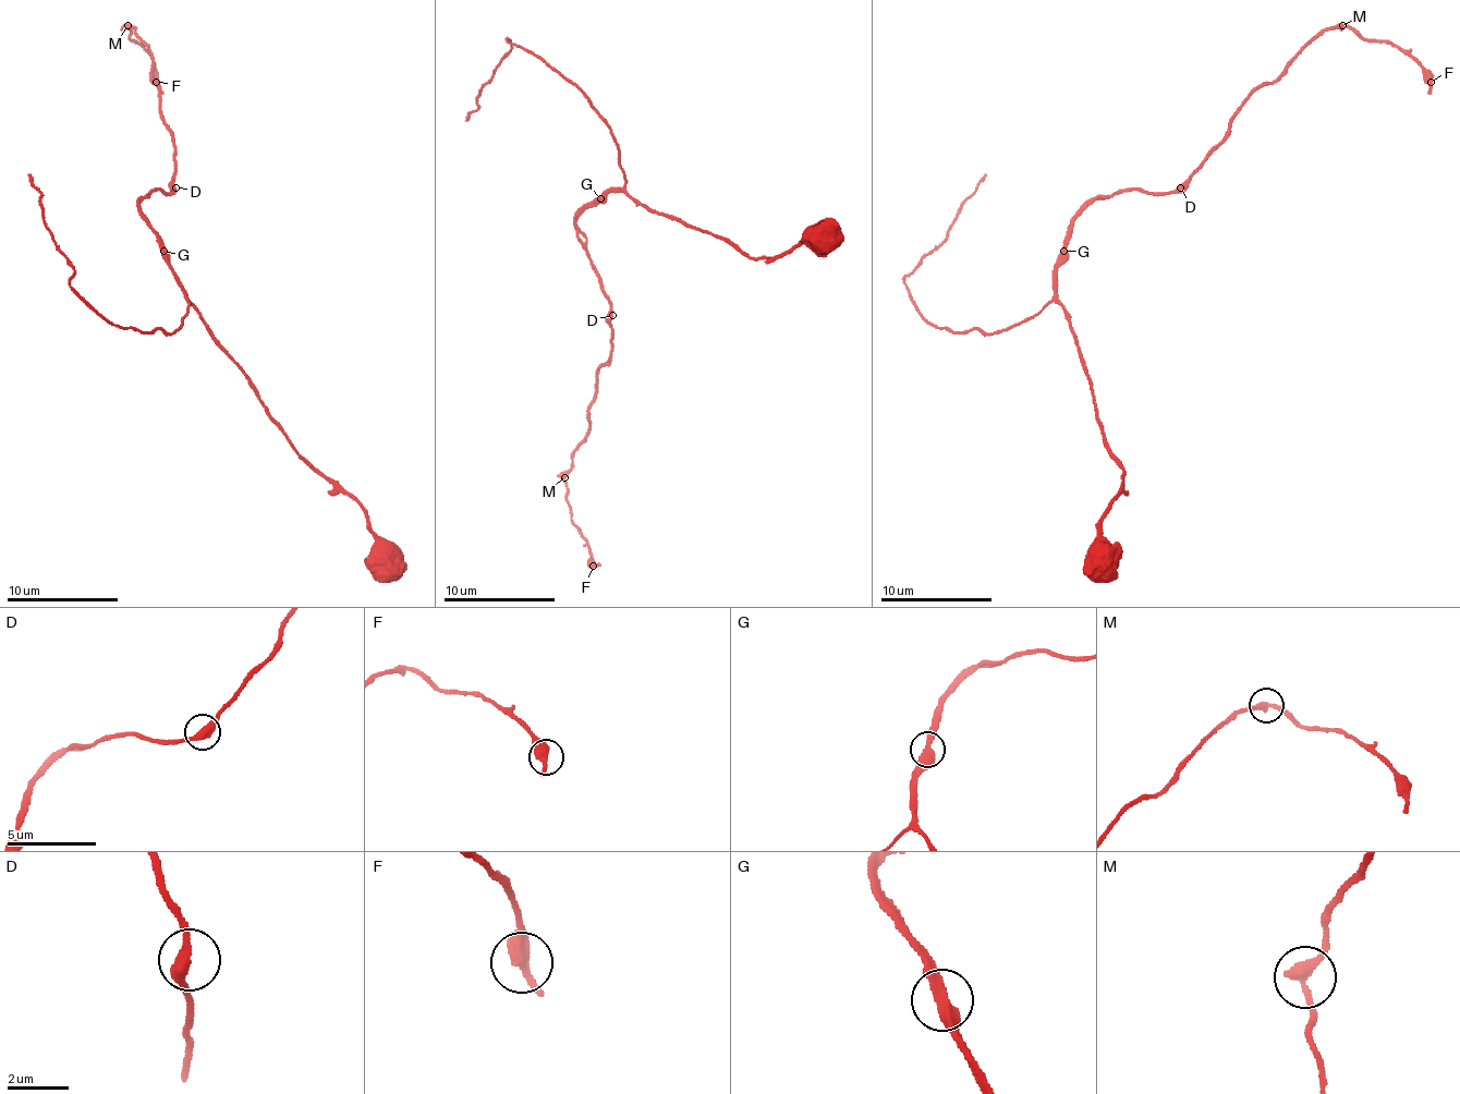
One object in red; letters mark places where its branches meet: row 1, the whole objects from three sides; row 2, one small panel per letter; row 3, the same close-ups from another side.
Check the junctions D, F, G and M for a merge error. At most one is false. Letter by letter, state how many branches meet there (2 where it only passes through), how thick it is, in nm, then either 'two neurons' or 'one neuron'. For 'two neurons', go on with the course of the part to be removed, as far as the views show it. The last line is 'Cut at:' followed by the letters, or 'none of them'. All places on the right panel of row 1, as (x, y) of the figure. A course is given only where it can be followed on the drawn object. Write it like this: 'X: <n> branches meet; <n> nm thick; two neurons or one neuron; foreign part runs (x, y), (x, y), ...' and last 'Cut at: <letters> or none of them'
D: 2 branches meet; 400 nm thick; one neuron
F: 2 branches meet; 440 nm thick; one neuron
G: 2 branches meet; 420 nm thick; one neuron
M: 2 branches meet; 340 nm thick; one neuron
Cut at: none of them

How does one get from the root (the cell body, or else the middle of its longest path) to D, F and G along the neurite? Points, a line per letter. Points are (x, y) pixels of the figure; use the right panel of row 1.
D: (1099, 561), (1096, 531), (1121, 491), (1121, 463), (1057, 299), (1057, 268), (1069, 227), (1096, 198), (1180, 187)
F: (1099, 561), (1121, 463), (1057, 299), (1069, 227), (1096, 198), (1171, 193), (1330, 28), (1389, 39), (1431, 82)
G: (1099, 561), (1096, 531), (1121, 491), (1121, 463), (1105, 441), (1089, 368), (1057, 299), (1063, 252)

